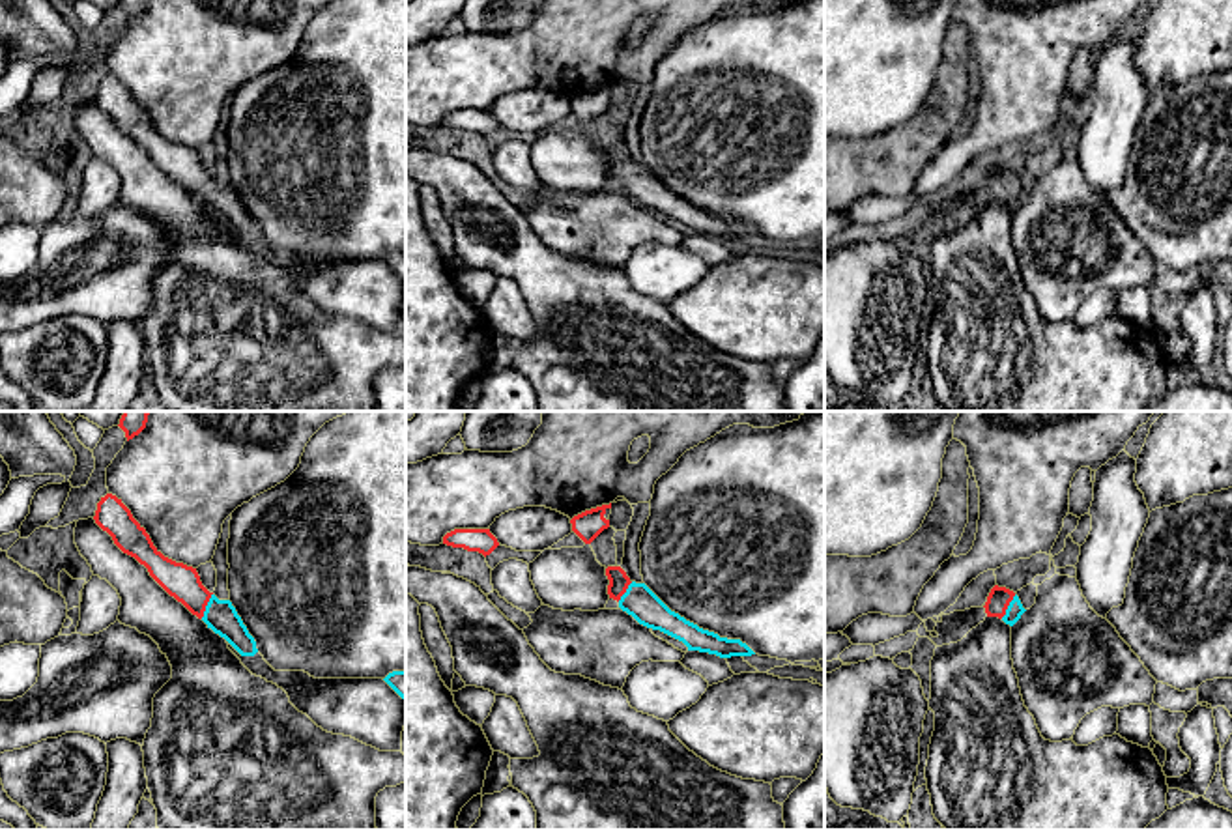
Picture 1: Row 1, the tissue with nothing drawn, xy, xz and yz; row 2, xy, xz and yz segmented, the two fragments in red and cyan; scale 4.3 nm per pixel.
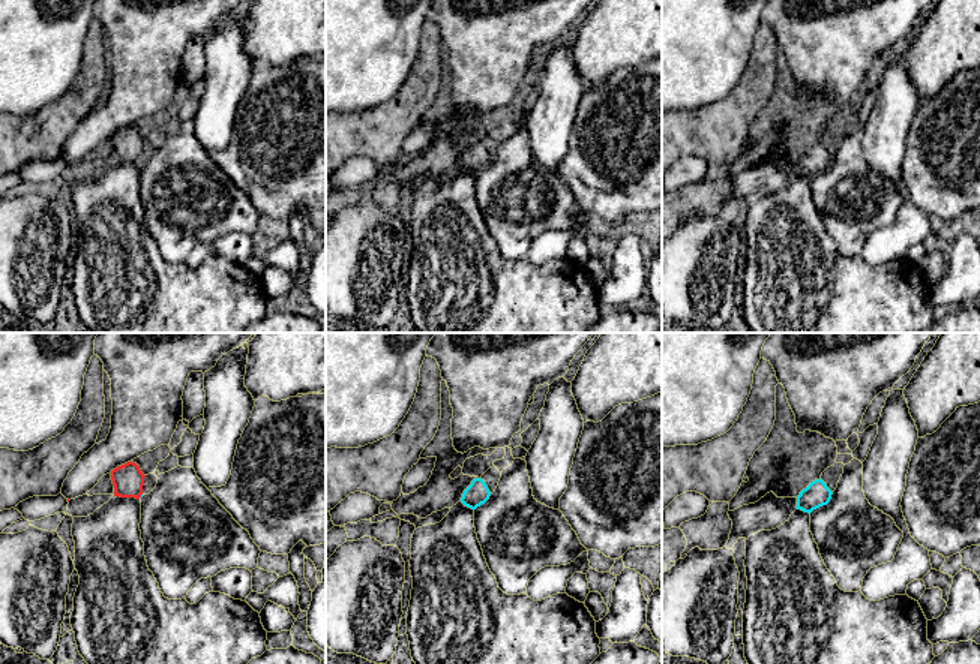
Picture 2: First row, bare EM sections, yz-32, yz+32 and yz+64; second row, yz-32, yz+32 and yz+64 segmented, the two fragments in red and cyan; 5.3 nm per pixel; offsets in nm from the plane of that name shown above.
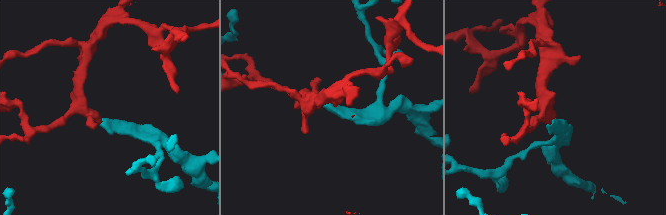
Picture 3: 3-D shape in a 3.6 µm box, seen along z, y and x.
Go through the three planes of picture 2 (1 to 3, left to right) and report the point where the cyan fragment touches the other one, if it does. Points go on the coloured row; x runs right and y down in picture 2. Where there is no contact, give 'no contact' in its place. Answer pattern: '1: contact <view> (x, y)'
1: contact yz-32 (141, 493)
2: no contact
3: no contact

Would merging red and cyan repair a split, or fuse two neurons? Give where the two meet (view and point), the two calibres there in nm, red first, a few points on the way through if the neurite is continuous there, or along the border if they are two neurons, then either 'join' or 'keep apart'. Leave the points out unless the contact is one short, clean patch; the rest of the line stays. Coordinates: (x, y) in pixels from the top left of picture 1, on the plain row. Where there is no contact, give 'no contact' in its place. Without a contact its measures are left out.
meets red in xy at (206, 186); 150 nm thick on the red side, 140 nm on the other; runs through xy (182, 163), (206, 186), (219, 197); join

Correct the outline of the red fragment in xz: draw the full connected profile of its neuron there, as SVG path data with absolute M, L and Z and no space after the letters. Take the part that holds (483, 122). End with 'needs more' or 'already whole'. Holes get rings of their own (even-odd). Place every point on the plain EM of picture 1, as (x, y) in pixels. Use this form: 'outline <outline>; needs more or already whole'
outline M454 110L443 118L443 125L464 129L467 133L479 133L484 138L499 127L490 110Z; already whole

